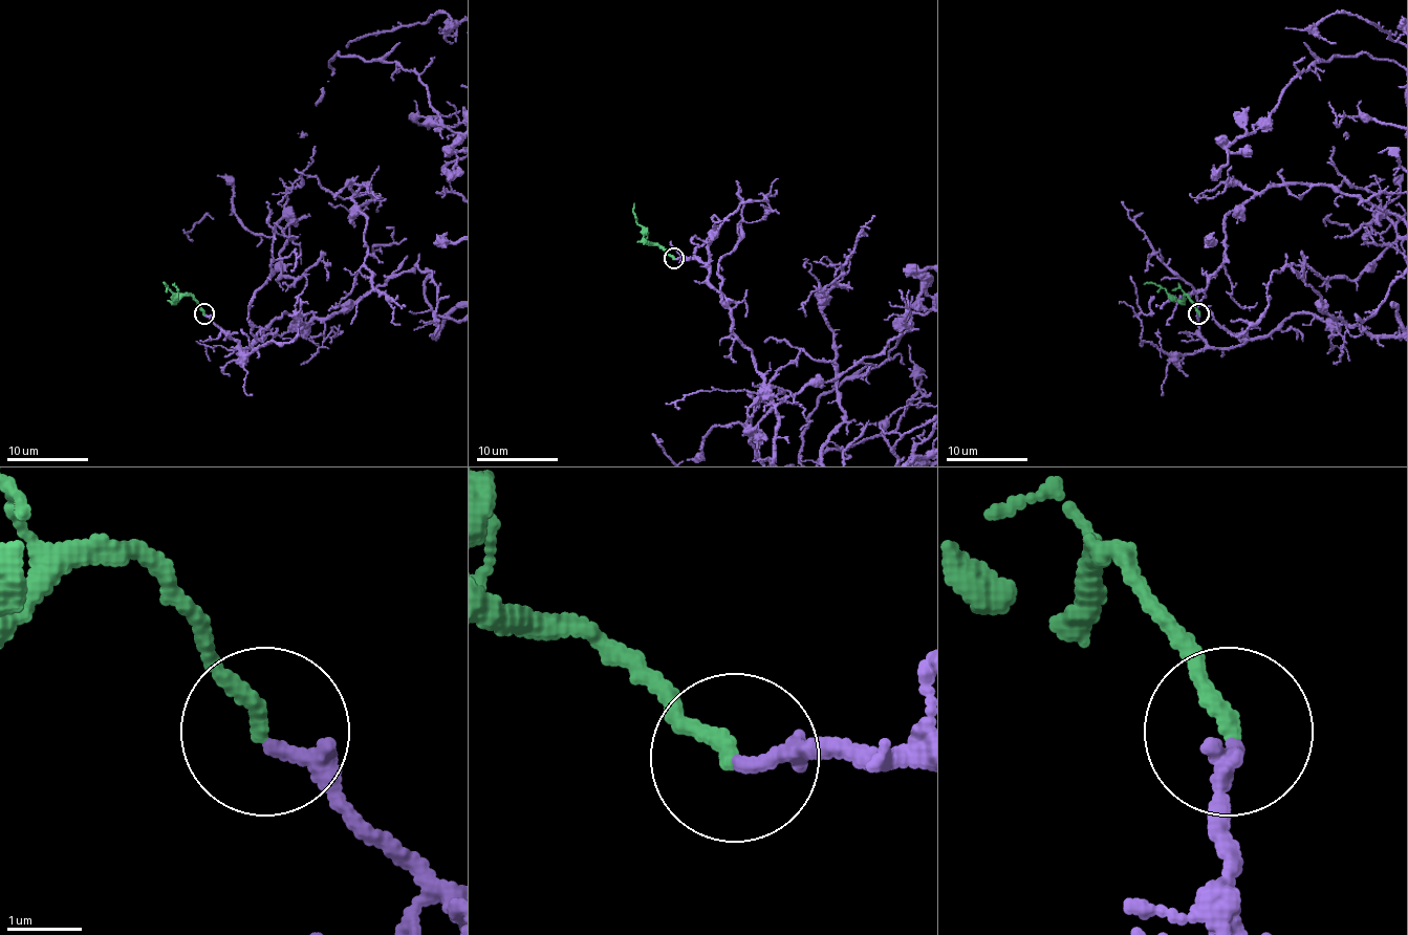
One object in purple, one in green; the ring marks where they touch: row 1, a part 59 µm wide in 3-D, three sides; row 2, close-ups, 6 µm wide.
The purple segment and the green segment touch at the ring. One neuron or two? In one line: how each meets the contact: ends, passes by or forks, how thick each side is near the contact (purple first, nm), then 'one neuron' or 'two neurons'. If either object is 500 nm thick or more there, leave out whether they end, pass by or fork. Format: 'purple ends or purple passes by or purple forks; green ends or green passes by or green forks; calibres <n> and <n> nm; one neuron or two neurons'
purple ends; green ends; calibres 200 and 220 nm; one neuron

